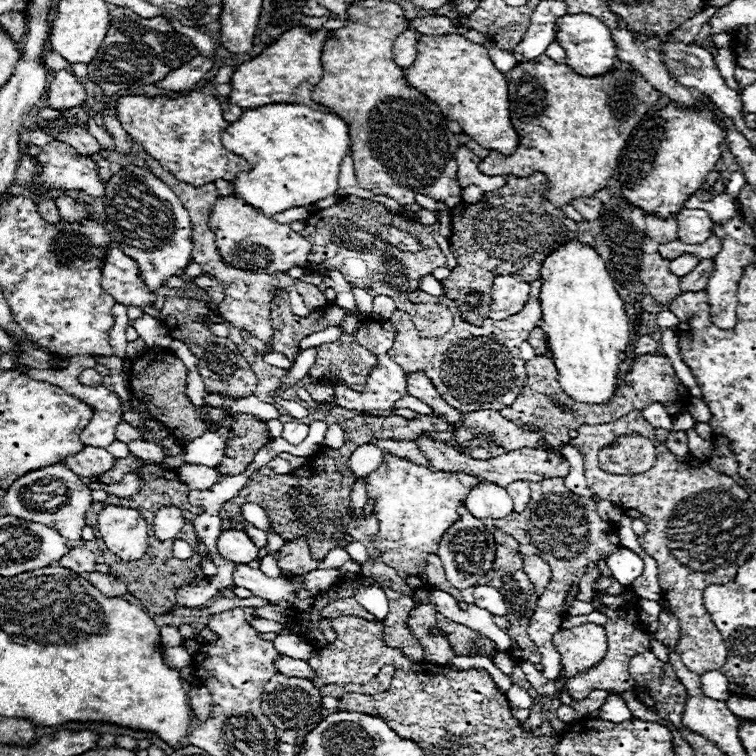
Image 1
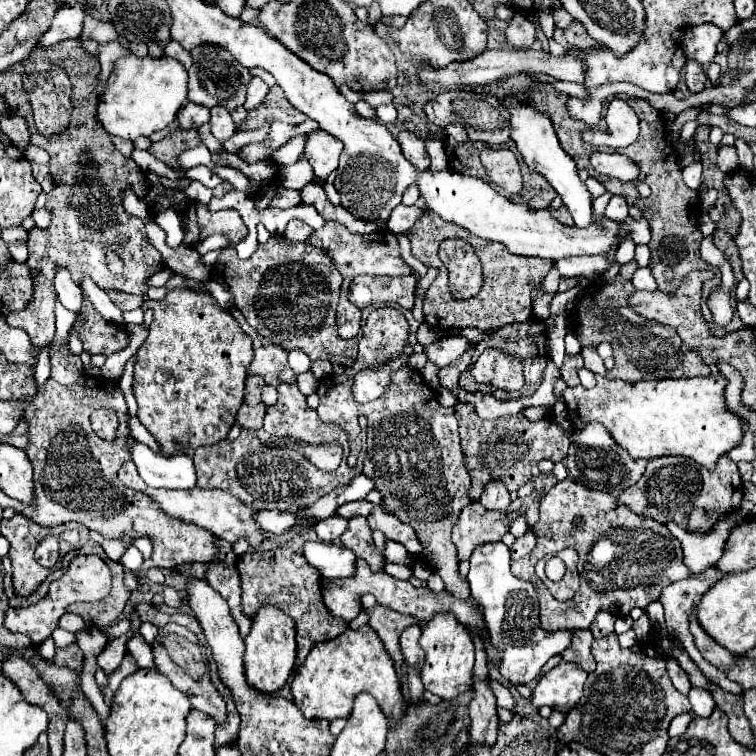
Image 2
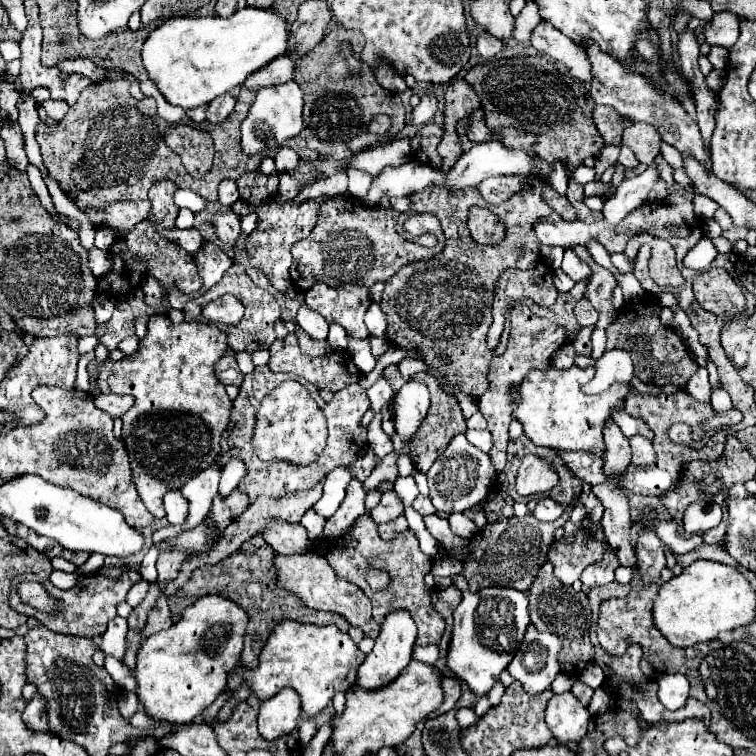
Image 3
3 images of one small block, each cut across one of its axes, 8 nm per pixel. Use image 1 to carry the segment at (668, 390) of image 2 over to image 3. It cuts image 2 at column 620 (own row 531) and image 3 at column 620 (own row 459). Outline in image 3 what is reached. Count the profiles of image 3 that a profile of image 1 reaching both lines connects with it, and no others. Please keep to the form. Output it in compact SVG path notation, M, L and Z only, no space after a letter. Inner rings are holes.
M548 366L546 370L530 370L522 384L514 386L512 418L522 422L524 434L536 446L548 446L554 450L586 450L602 456L604 420L608 420L612 408L620 406L622 400L630 394L630 386L612 384L608 390L596 396L588 396L580 388L590 382L592 376L594 368L584 370L578 366L570 366L566 370L558 370L556 366Z

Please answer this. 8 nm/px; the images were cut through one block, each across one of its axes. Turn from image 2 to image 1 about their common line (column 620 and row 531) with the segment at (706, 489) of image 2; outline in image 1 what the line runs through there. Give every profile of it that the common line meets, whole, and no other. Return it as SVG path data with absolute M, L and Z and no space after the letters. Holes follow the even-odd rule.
M494 528L494 540L496 540L496 556L494 556L494 564L492 568L486 572L486 576L478 582L480 586L492 586L496 590L500 590L500 594L506 600L506 614L504 616L494 616L494 622L500 630L508 632L514 644L514 648L510 648L510 654L514 660L528 660L532 664L540 662L540 652L534 646L534 642L528 638L528 622L530 616L536 612L536 602L538 602L538 594L534 594L534 586L528 580L526 572L524 572L524 558L518 552L518 540L514 540L510 534Z

